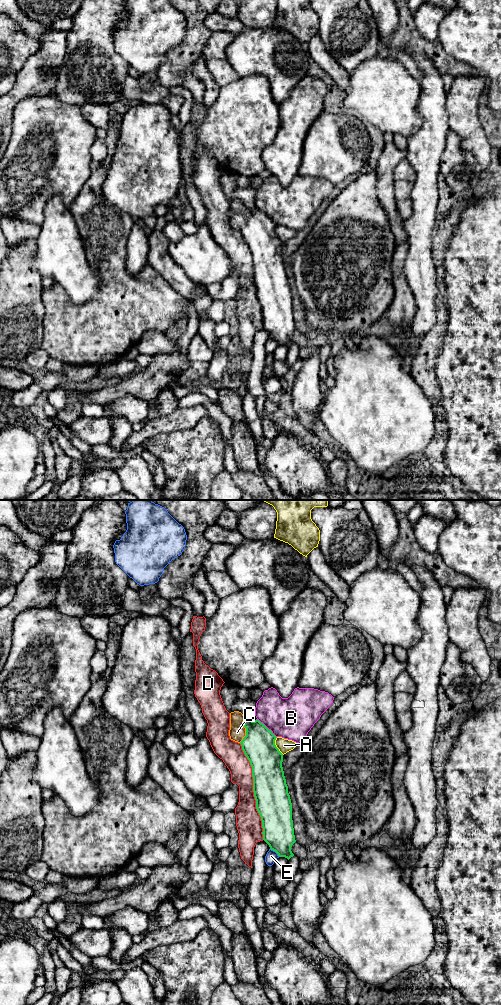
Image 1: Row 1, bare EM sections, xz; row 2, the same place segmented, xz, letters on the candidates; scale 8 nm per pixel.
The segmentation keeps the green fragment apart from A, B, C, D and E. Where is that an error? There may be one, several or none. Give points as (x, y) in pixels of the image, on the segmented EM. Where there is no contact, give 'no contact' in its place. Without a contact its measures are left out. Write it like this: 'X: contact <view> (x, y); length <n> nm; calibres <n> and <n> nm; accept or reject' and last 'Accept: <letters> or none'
A: contact xz (275, 746); length 160 nm; calibres 260 and 110 nm; reject
B: contact xz (266, 727); length 220 nm; calibres 260 and 340 nm; reject
C: contact xz (246, 730); length 200 nm; calibres 260 and 140 nm; reject
D: contact xz (253, 791); length 800 nm; calibres 280 and 200 nm; reject
E: contact xz (275, 851); length 100 nm; calibres 260 and 90 nm; reject
Accept: none

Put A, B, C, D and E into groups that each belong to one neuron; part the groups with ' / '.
A / B / C / D / E

